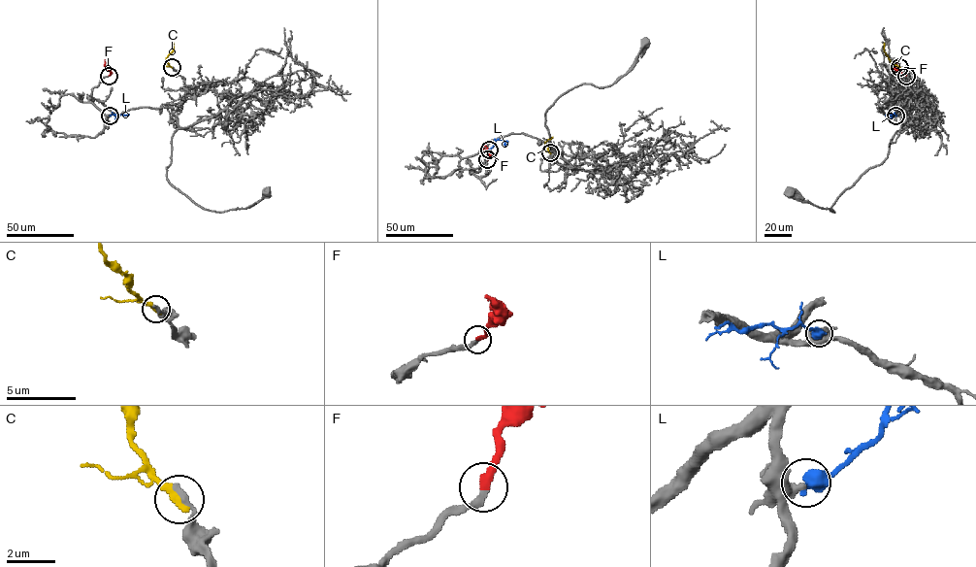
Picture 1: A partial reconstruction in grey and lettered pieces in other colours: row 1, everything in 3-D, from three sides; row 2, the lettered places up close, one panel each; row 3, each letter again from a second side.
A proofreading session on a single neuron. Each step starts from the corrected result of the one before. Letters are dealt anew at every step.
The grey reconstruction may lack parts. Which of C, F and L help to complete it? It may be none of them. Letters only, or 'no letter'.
F

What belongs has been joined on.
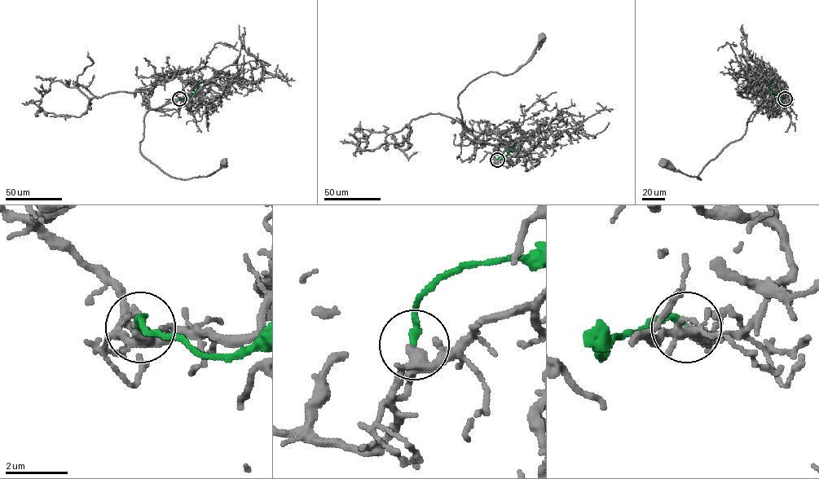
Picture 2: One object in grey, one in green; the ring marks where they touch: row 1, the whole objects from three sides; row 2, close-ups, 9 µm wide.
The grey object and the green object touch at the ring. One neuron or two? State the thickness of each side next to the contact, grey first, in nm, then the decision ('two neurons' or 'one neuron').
280 nm thick on the grey side, 220 nm on the other; two neurons

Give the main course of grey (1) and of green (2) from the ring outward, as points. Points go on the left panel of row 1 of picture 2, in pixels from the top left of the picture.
1: (179, 98), (186, 100), (170, 101), (146, 113), (140, 152), (171, 177), (185, 179), (205, 177), (224, 163)
2: (179, 98), (183, 99), (193, 94), (199, 82)

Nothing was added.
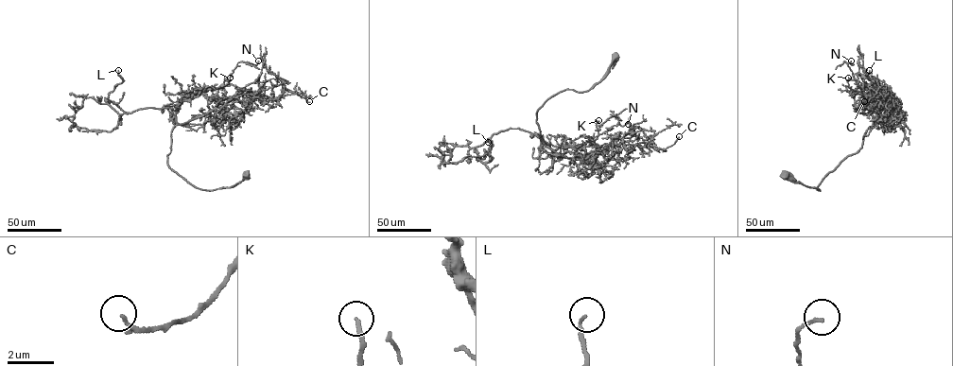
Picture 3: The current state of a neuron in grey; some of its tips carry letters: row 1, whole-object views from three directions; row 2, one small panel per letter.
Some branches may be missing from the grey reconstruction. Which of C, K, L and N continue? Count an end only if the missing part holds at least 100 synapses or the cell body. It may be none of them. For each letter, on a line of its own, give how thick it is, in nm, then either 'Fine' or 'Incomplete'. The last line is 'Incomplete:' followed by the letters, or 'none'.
C: Thickness 100 nm. Fine
K: Thickness 190 nm. Fine
L: Thickness 150 nm. Fine
N: Thickness 120 nm. Fine
Incomplete: none

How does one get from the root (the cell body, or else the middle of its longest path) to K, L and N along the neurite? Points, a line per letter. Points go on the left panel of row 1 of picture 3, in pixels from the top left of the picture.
K: (246, 175), (231, 186), (207, 190), (190, 184), (167, 163), (177, 106), (209, 89), (227, 85), (230, 78)
L: (246, 175), (207, 190), (175, 172), (167, 163), (172, 109), (118, 113), (105, 103), (123, 81), (118, 70)
N: (246, 175), (230, 187), (200, 189), (171, 169), (166, 155), (181, 102), (229, 84), (238, 62), (258, 60)

